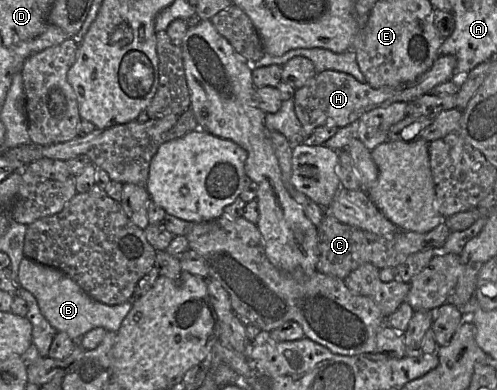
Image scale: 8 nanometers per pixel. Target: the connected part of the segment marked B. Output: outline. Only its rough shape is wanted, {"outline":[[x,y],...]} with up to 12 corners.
{"outline":[[24,257],[20,285],[52,327],[78,340],[117,332],[132,308],[88,296],[62,271]]}

